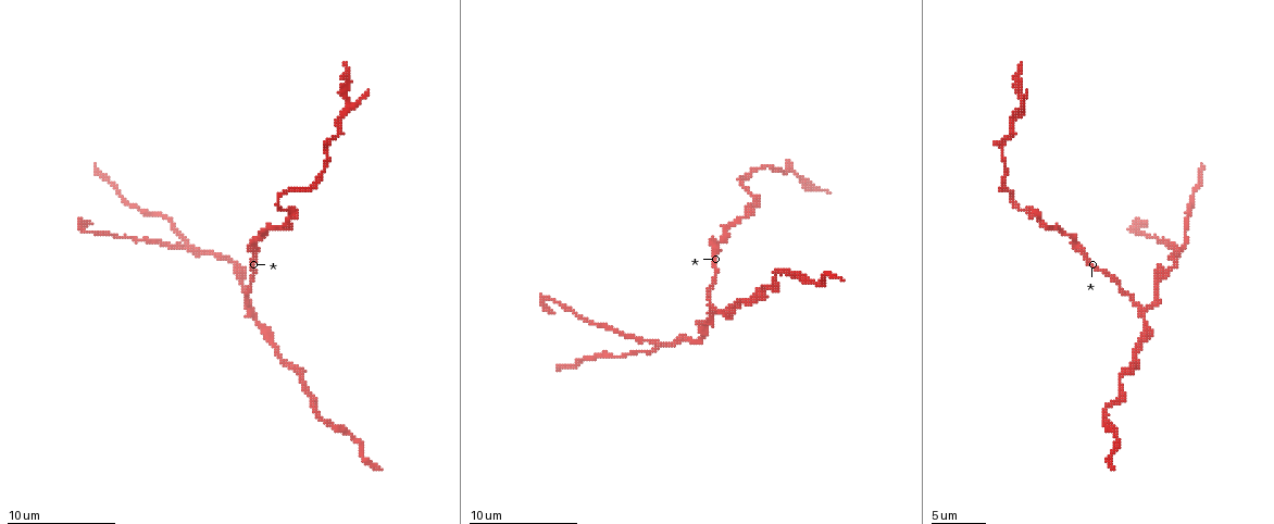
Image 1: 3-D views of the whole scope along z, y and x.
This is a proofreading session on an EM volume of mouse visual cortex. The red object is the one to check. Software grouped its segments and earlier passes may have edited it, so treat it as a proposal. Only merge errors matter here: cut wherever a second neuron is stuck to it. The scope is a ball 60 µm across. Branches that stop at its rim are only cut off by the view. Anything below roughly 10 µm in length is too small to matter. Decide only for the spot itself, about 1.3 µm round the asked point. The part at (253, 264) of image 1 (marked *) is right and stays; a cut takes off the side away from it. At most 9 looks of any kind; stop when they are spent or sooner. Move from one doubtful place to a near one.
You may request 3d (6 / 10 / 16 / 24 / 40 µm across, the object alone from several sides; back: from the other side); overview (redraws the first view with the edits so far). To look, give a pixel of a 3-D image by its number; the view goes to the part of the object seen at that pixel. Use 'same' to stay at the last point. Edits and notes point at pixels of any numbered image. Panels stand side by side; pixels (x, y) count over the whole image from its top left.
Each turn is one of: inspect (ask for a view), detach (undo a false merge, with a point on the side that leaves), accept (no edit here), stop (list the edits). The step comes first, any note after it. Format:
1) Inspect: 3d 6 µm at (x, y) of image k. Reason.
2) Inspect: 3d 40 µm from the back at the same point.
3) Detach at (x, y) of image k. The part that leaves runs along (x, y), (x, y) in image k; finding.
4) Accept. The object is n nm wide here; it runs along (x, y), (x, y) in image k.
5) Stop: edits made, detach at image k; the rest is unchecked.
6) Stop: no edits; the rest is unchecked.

Inspect: 3d 10 µm at (277, 200) of image 1. Calibre changes.

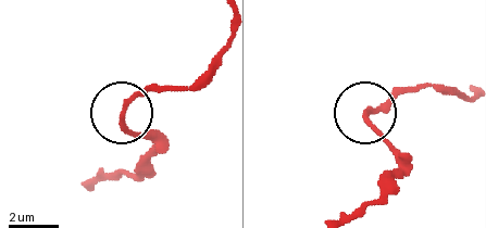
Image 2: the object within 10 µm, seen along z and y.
Inspect: 3d 10 µm from the back at (122, 111) of image 2. Other side.

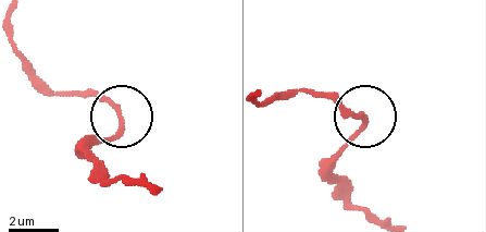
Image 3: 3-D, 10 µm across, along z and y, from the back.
Accept. It runs along (370, 219), (333, 163), (364, 123), (322, 96) in image 3; continuous, no second neuron.

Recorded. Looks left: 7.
Inspect: 3d 6 µm at (763, 289) of image 1. Sudden change in width.

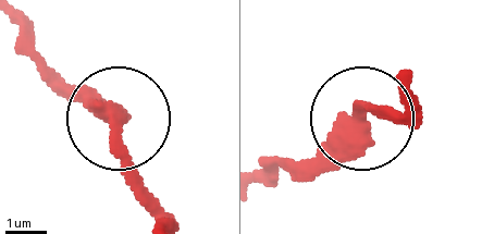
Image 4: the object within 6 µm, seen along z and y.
Inspect: 3d 6 µm from the back at (355, 119) of image 4.

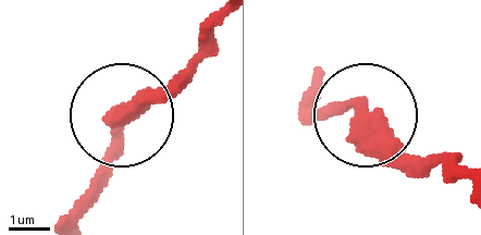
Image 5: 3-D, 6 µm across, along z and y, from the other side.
Accept. One neuron here.

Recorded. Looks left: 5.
Inspect: 3d 10 µm at (1180, 247) of image 1. Two arms in line, one across.

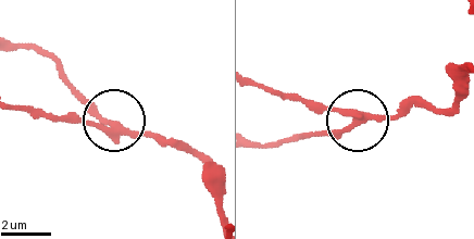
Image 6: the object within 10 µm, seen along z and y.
Inspect: 3d 6 µm at (112, 127) of image 6.

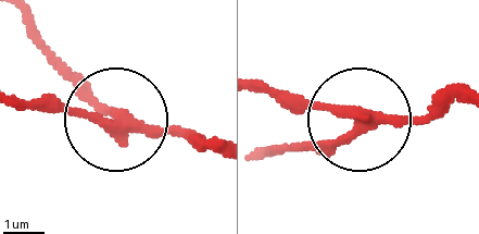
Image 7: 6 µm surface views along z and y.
Detach at (64, 110) of image 7. The side arm is 14 µm long; the part that leaves runs along (115, 133), (14, 102) in image 7; a second neuron is stuck on.

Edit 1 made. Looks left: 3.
Inspect: 3d 16 µm at (702, 334) of image 1. Sudden change in width.

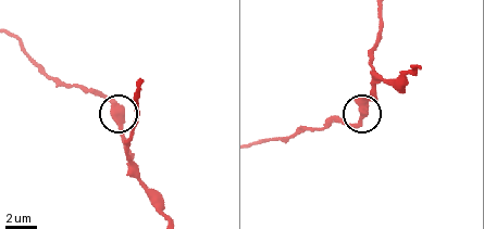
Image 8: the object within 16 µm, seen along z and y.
Accept. It runs along (381, 10), (371, 96), (357, 118), (331, 123) in image 8; continuous, no second neuron.

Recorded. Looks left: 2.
Stop: edits made, detach at image 7; the rest is unchecked.

